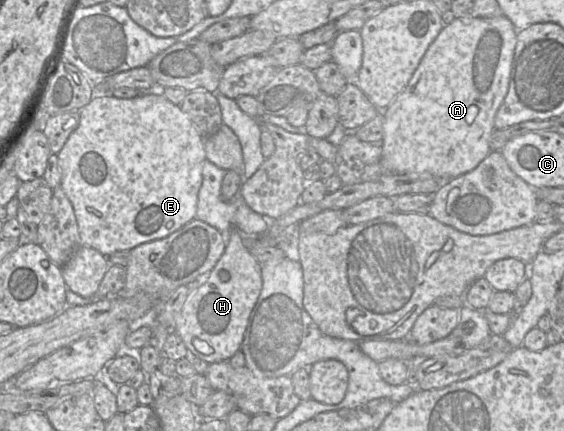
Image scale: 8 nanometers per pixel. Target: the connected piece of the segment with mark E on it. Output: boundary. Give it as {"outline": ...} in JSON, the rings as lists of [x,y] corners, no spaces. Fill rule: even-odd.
{"outline":[[[149,89],[130,99],[116,98],[111,94],[96,94],[79,111],[79,115],[78,127],[70,134],[57,157],[61,171],[60,187],[73,206],[82,246],[93,248],[109,257],[115,252],[131,251],[142,243],[165,238],[196,218],[198,193],[202,185],[203,164],[206,160],[205,138],[181,107],[163,95],[163,89]]]}

